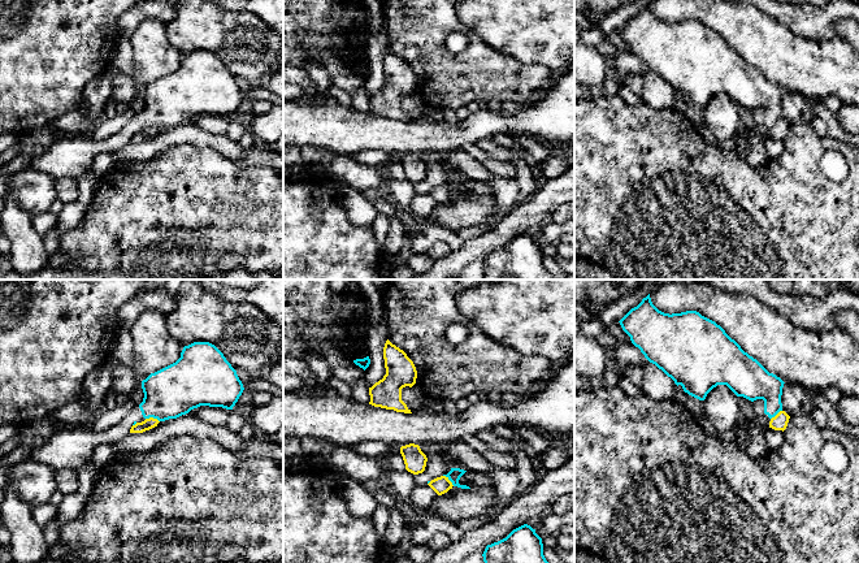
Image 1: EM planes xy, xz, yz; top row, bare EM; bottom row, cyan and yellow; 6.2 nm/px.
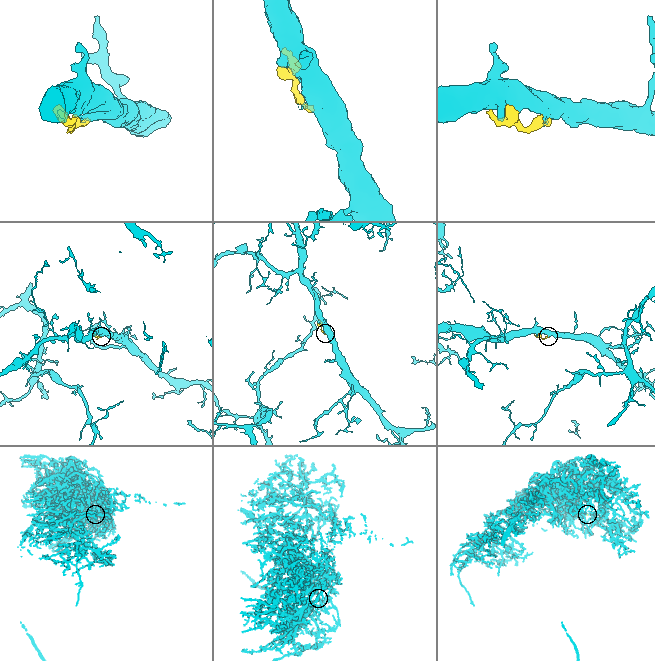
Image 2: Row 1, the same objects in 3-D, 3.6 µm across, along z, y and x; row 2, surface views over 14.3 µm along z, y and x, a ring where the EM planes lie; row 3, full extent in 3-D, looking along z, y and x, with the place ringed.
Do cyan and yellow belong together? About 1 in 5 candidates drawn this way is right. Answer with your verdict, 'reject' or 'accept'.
reject

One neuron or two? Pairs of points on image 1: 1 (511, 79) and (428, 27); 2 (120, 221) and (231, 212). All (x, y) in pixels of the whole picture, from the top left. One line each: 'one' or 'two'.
1: one
2: one

